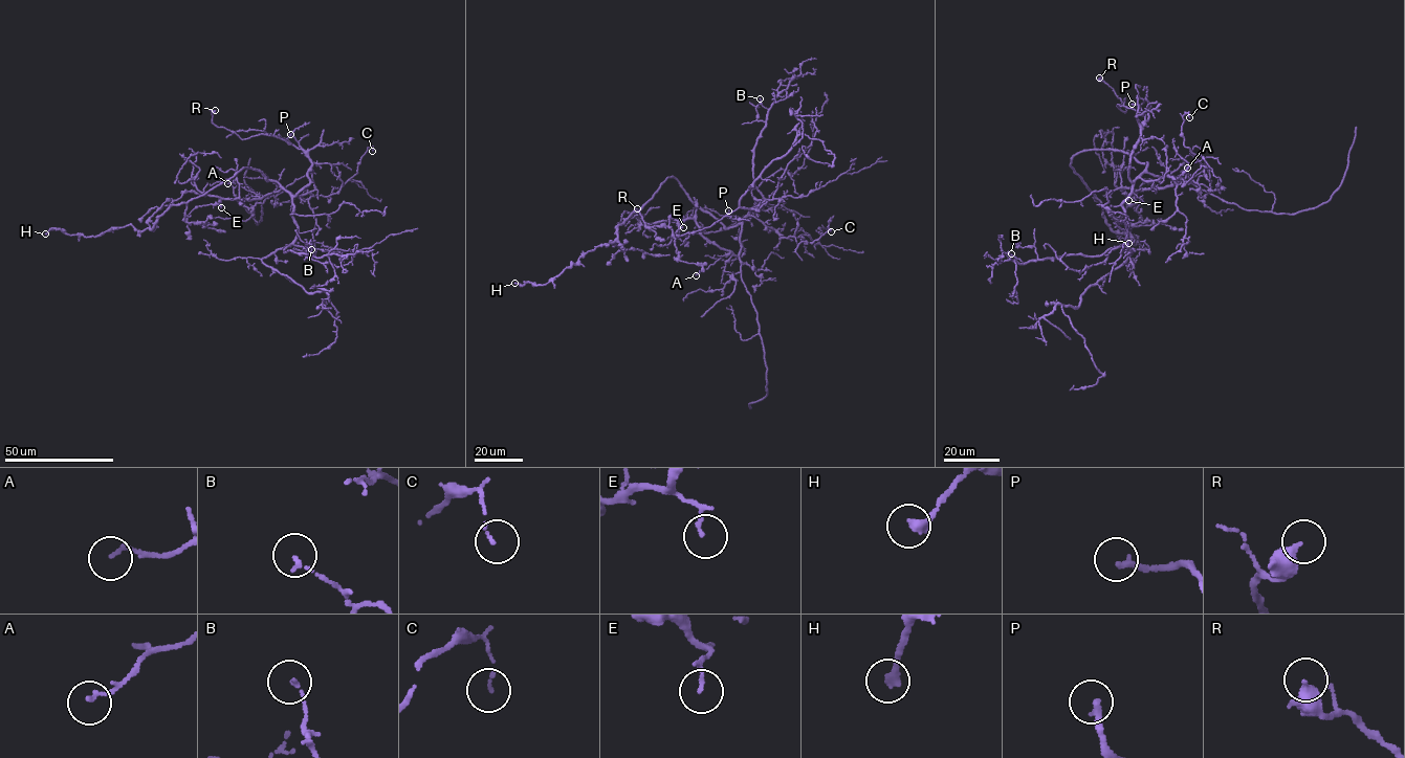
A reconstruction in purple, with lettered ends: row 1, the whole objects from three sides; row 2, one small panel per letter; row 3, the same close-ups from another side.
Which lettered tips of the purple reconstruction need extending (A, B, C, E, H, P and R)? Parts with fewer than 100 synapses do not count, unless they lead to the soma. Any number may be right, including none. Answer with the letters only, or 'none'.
none

